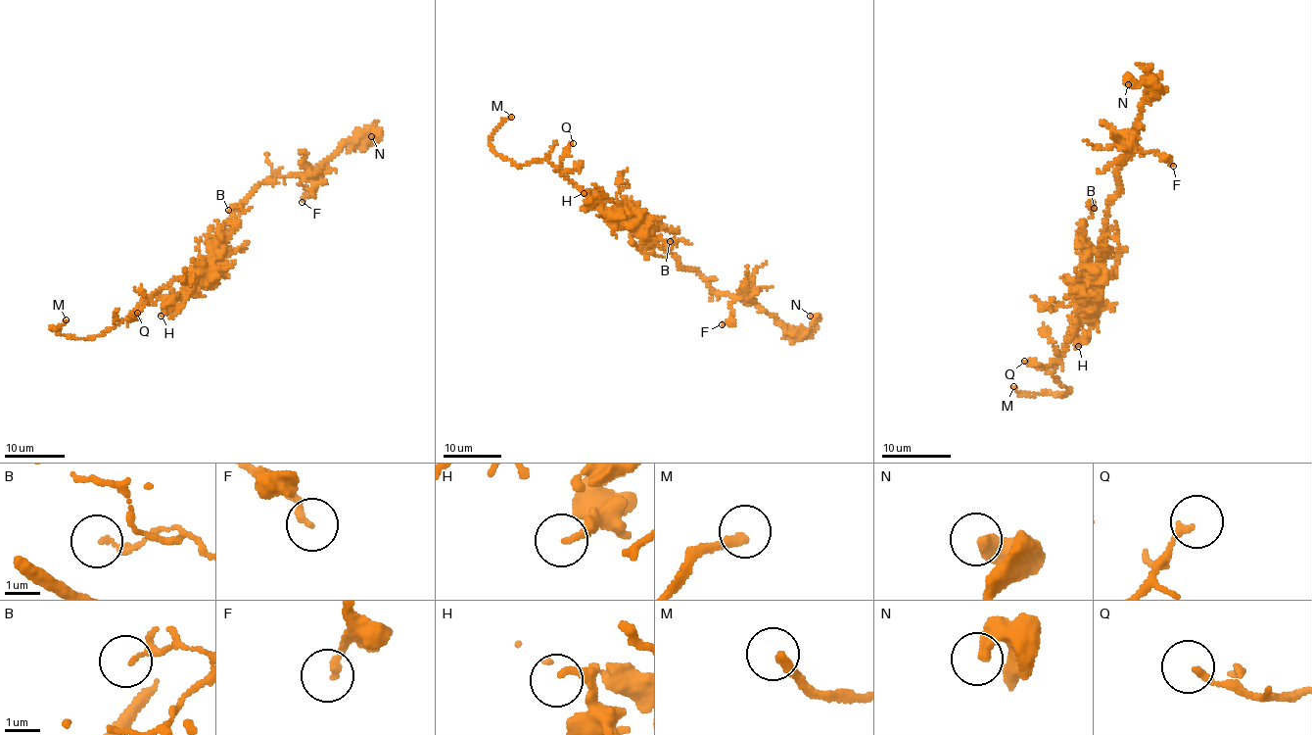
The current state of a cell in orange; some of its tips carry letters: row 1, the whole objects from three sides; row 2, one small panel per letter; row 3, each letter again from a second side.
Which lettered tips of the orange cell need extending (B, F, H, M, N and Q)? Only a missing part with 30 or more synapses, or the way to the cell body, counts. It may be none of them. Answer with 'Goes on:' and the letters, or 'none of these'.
Goes on: M

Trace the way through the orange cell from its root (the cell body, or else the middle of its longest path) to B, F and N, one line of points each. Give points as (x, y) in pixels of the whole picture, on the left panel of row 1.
B: (215, 251), (229, 236), (243, 211), (239, 208), (228, 210)
F: (215, 251), (226, 220), (262, 184), (280, 175), (298, 176), (306, 191), (302, 202)
N: (215, 251), (223, 225), (253, 190), (280, 175), (307, 175), (349, 143), (371, 140), (377, 135), (371, 136)

